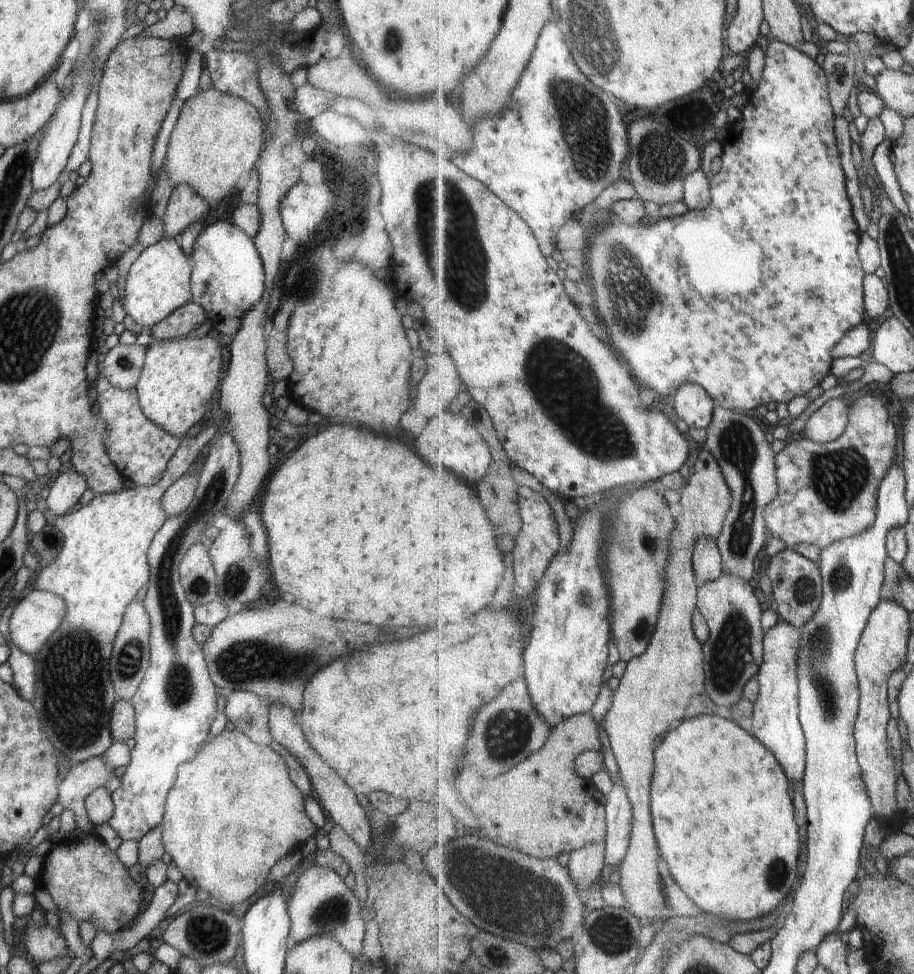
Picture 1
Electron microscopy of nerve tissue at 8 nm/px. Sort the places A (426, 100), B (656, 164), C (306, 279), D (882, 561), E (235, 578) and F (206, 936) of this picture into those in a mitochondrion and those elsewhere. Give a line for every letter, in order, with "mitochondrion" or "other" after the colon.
A: other
B: mitochondrion
C: mitochondrion
D: other
E: mitochondrion
F: mitochondrion

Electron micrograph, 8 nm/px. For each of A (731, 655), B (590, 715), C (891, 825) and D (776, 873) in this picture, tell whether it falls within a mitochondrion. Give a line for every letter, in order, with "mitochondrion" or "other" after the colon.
A: mitochondrion
B: other
C: other
D: mitochondrion

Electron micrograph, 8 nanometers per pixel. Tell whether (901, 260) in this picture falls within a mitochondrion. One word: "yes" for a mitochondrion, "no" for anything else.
yes

